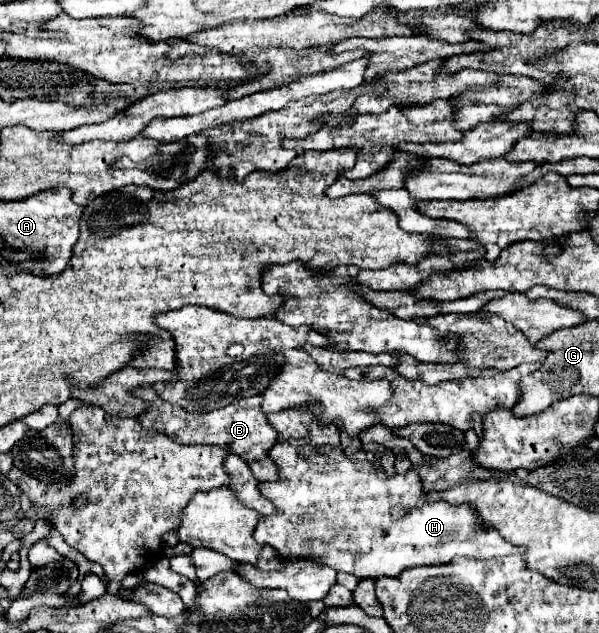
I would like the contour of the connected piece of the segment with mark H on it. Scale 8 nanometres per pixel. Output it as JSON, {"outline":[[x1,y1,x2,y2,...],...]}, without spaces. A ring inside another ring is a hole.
{"outline":[[285,440,275,444,275,448,271,450,271,460,279,464,279,480,259,482,259,492,263,492,263,496,267,496,275,504,277,512,271,516,259,516,253,536,259,544,269,544,271,548,275,548,281,560,309,558,319,560,321,564,327,564,337,572,349,572,357,578,379,578,399,576,399,572,411,566,449,564,455,556,489,560,495,556,525,552,523,548,515,548,513,544,505,542,495,530,483,528,469,504,451,506,447,502,431,502,423,508,417,508,415,504,425,492,421,488,419,476,413,470,387,476,383,468,375,466,373,462,353,462,343,454,341,448,313,448,309,446,309,440],[393,504,409,506,409,516,393,522]]}

